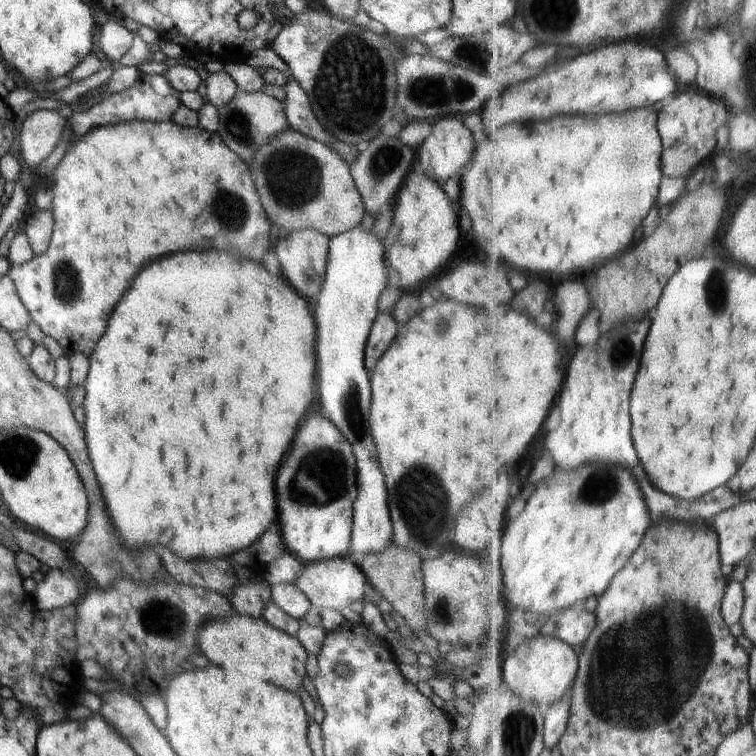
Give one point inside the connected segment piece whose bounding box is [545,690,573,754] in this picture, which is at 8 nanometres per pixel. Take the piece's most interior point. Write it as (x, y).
(557, 721)

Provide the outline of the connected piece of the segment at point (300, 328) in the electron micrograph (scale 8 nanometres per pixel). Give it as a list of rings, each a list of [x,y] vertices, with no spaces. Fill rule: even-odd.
[[[208,250],[162,256],[136,274],[130,288],[118,302],[114,314],[110,316],[106,334],[97,341],[89,358],[89,370],[84,381],[85,398],[81,400],[84,404],[88,456],[102,490],[108,518],[120,542],[142,552],[148,544],[164,544],[170,546],[170,550],[176,554],[182,554],[182,558],[214,558],[226,554],[232,558],[234,552],[246,548],[268,530],[268,526],[276,520],[274,476],[286,450],[290,450],[298,424],[304,420],[304,414],[312,404],[318,381],[314,340],[316,326],[310,310],[311,302],[306,304],[302,295],[283,276],[272,276],[263,263],[252,262],[248,258],[238,260],[238,256],[230,256],[228,252]],[[178,518],[182,518],[182,538],[190,538],[190,544],[178,544]]]

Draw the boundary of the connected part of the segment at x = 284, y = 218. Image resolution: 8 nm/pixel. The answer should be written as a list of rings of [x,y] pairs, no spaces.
[[[288,127],[258,150],[250,169],[268,220],[284,230],[284,235],[314,229],[331,237],[362,222],[365,208],[349,164],[326,143]]]

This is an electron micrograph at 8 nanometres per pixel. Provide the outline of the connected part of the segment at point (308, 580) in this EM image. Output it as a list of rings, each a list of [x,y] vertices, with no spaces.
[[[336,557],[328,560],[311,561],[304,565],[294,582],[296,588],[300,588],[311,605],[319,609],[334,609],[337,611],[350,607],[352,602],[358,602],[365,598],[365,584],[367,582],[365,572],[349,557]]]

